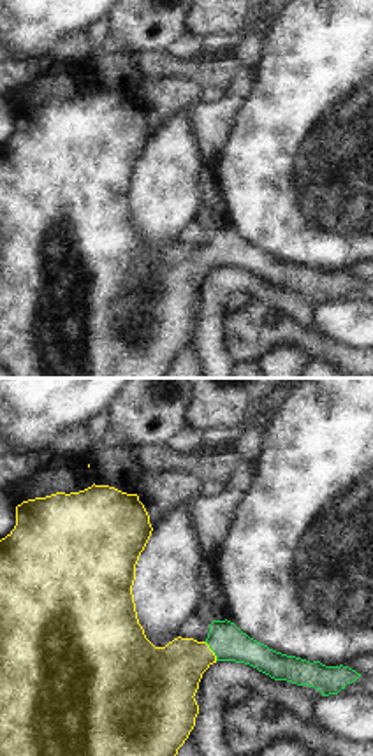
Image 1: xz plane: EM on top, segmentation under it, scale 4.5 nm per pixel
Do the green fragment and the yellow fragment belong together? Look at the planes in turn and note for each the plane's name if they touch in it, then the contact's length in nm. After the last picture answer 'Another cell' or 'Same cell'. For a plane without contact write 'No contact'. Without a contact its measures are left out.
Touches green in xz. Shared border 110 nm

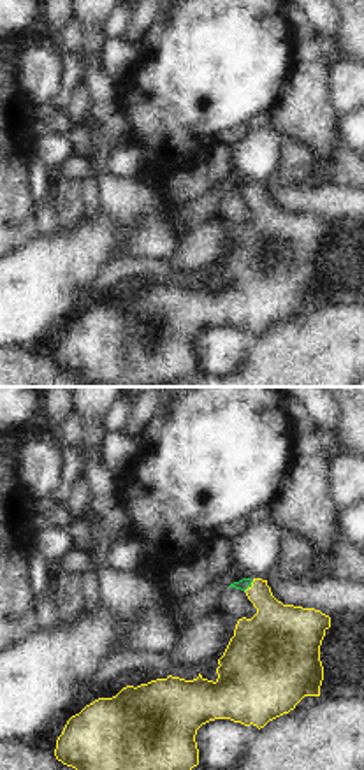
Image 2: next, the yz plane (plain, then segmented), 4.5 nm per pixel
Touches green in yz. Shared border 70 nm

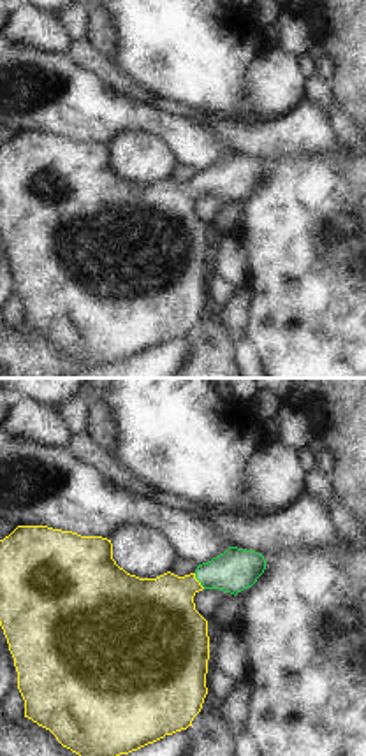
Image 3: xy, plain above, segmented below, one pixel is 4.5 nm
Touches green in xy. Shared border 90 nm

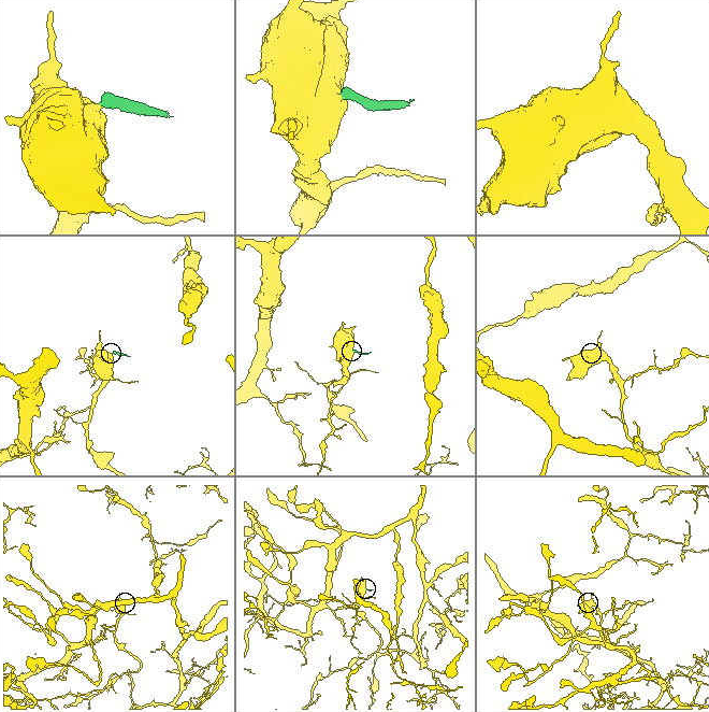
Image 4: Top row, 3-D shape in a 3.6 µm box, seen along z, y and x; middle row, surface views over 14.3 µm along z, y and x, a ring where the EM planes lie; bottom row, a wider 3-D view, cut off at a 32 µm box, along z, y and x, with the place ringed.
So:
Same cell

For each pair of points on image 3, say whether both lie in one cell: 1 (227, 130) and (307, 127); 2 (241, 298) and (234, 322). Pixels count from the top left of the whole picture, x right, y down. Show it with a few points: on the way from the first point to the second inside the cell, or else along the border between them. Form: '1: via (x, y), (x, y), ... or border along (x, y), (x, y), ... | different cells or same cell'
1: via (247, 136), (287, 136) | same cell
2: via (238, 303), (234, 317) | same cell

